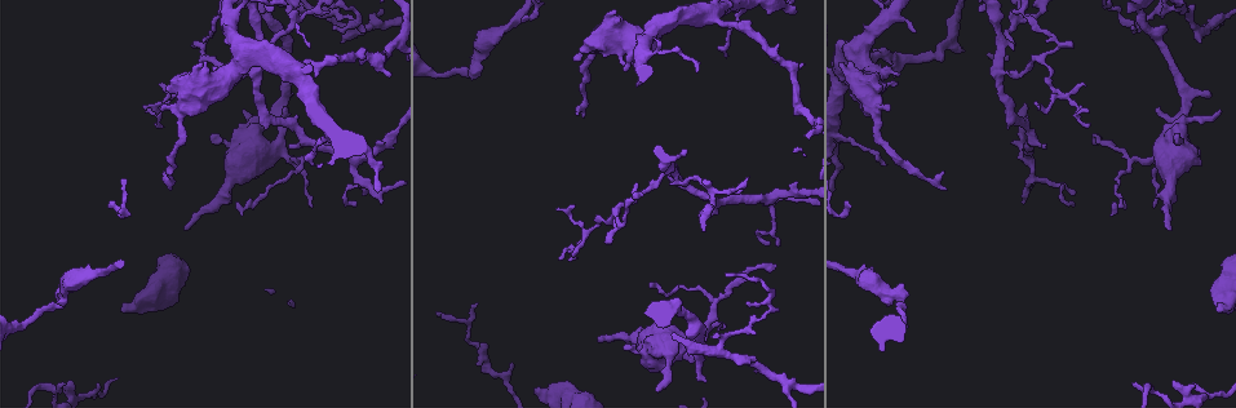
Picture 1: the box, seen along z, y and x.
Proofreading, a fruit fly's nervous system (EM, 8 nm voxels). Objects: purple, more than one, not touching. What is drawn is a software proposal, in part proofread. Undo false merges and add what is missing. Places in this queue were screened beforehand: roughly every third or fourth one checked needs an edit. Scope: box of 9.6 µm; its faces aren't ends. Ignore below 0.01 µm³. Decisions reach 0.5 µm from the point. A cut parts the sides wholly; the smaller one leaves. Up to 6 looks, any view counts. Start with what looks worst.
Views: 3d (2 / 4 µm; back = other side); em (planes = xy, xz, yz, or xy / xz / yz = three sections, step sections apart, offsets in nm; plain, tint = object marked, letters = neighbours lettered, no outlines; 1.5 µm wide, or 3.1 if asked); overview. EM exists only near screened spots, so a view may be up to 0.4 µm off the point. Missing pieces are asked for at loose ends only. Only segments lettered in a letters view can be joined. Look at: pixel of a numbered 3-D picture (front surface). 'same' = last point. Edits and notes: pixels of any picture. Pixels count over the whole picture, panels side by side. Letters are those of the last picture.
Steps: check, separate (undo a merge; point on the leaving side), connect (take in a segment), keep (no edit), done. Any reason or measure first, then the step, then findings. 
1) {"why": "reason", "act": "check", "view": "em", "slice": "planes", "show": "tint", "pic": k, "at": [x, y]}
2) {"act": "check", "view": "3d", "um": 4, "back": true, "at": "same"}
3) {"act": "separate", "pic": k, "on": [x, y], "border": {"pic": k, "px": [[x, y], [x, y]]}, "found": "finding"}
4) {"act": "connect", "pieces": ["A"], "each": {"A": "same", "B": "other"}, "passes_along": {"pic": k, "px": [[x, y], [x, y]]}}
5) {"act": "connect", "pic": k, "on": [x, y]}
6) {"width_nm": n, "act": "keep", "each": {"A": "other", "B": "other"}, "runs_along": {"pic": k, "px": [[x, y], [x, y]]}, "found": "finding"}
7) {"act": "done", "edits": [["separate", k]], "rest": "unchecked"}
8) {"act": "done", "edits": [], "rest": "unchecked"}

{"why": "stops while still wide", "act": "check", "view": "em", "slice": "planes", "show": "letters", "pic": 1, "at": [899, 76]}

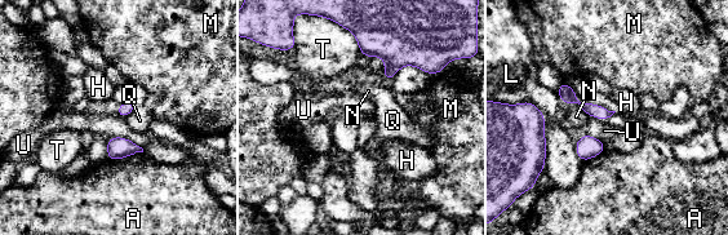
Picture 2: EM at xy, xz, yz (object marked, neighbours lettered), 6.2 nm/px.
{"act": "keep", "each": {"A": "other", "H": "other", "L": "other", "M": "other", "N": "other", "Q": "other", "T": "other", "U": "other"}, "found": "none of them fits"}

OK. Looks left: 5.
{"why": "thin end", "act": "check", "view": "em", "slice": "planes", "show": "letters", "pic": 1, "at": [1038, 108]}

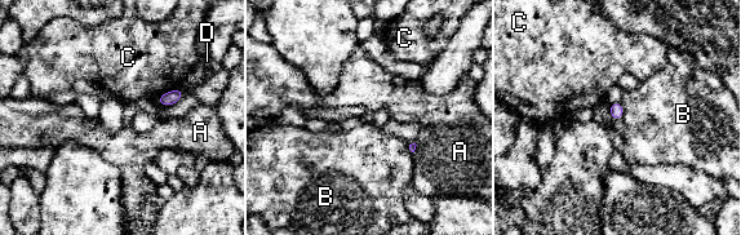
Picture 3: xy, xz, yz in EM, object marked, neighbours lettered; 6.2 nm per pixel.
{"act": "keep", "each": {"A": "other", "B": "other", "C": "other", "D": "other"}, "border": {"pic": 3, "px": [[621, 101], [622, 119]]}, "found": "none of them fits"}

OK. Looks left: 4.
{"why": "tapers out", "act": "check", "view": "3d", "um": 4, "pic": 1, "at": [1073, 194]}

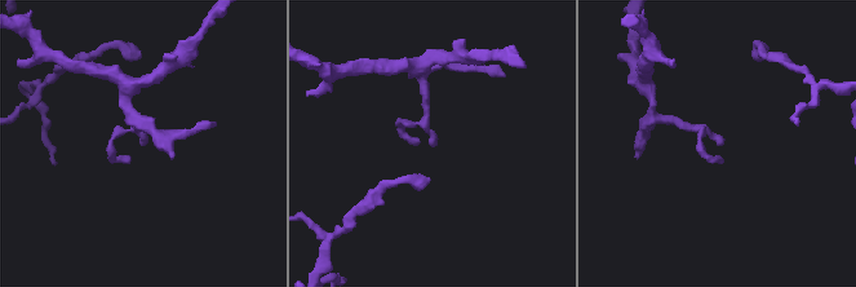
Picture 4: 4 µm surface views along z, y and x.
{"why": "need the tissue", "act": "check", "view": "em", "slice": "planes", "show": "letters", "pic": 4, "at": [434, 141]}

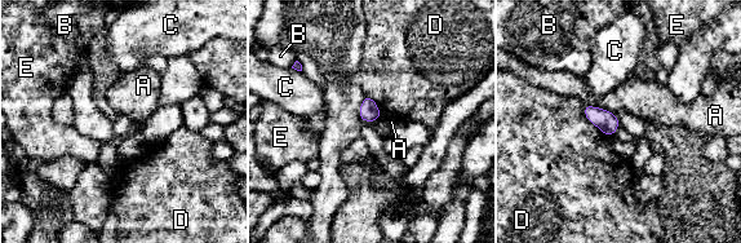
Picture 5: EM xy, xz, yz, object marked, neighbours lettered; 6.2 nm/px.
{"act": "keep", "each": {"A": "other", "B": "other", "C": "other", "D": "other", "E": "other"}, "border": {"pic": 5, "px": [[582, 105], [585, 116], [607, 137]]}, "found": "no lettered segment goes on from it"}

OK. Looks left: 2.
{"act": "done", "edits": [], "rest": "unchecked"}

